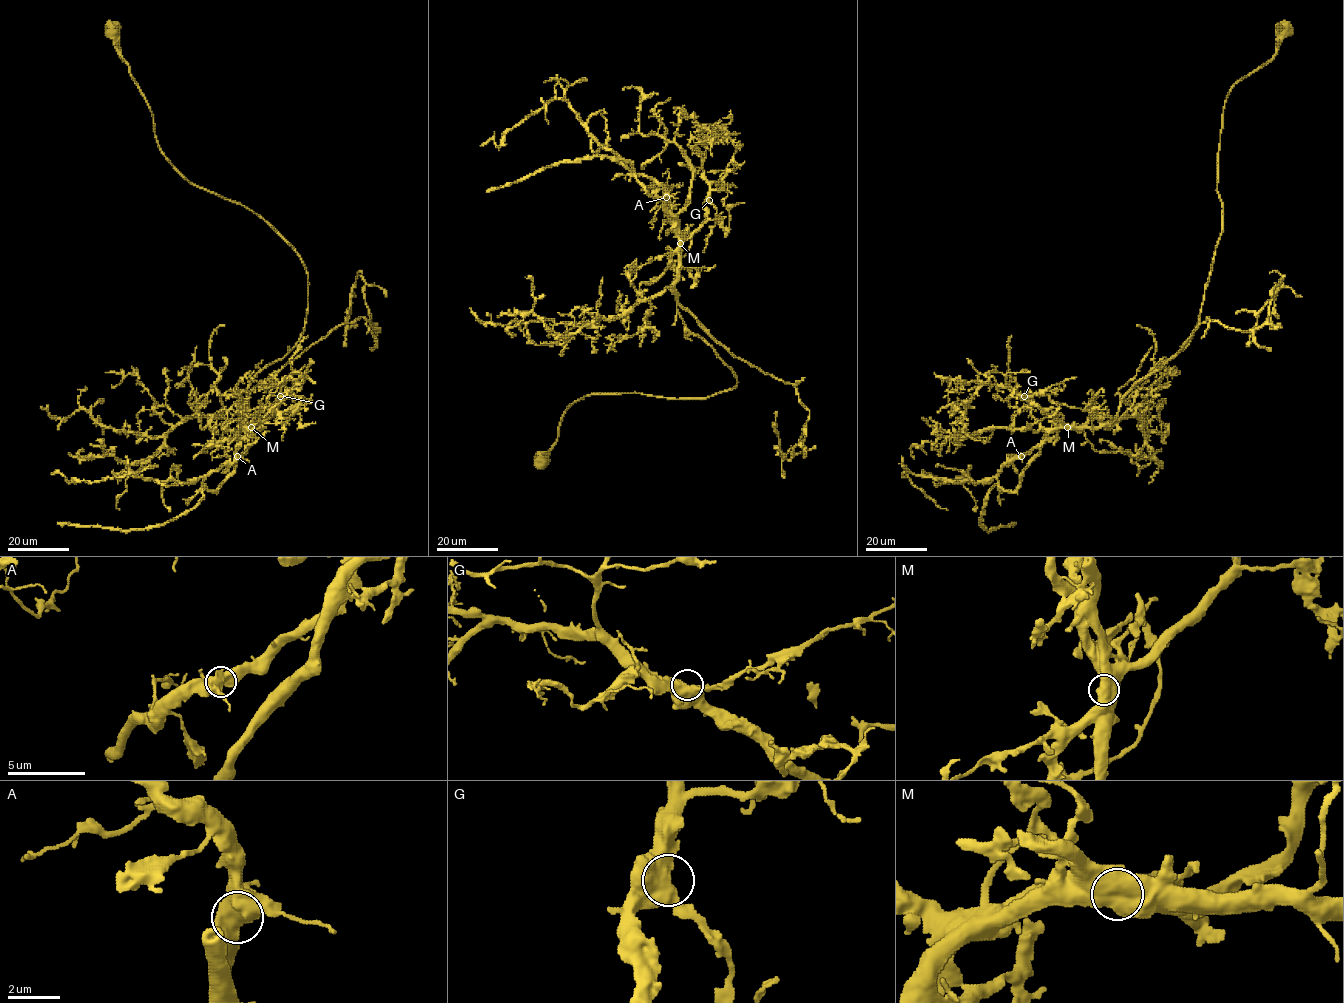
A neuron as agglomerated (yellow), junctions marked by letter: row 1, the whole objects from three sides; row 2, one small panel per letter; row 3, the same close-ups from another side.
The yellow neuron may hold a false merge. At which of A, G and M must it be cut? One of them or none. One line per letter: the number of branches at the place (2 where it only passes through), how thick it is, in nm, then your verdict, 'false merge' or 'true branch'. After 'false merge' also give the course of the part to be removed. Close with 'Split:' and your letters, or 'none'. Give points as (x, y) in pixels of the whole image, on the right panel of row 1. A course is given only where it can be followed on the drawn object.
A: 2 | 700 nm | true branch
G: 2 | 650 nm | true branch
M: 2 | 750 nm | false merge | (1067, 427), (1055, 428), (1047, 435), (1014, 491), (995, 486), (988, 493), (980, 523), (988, 530), (1015, 523)
Split: M

